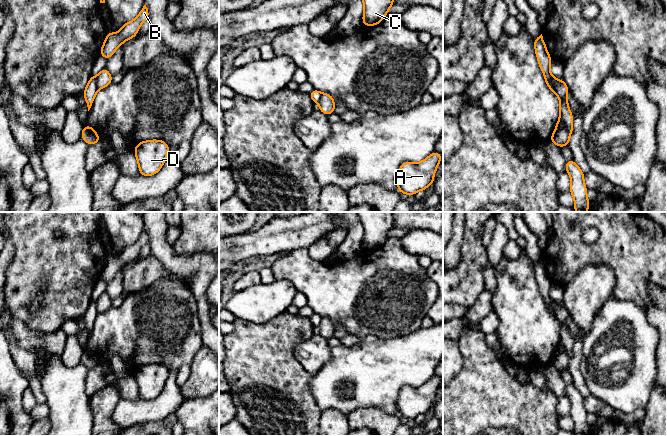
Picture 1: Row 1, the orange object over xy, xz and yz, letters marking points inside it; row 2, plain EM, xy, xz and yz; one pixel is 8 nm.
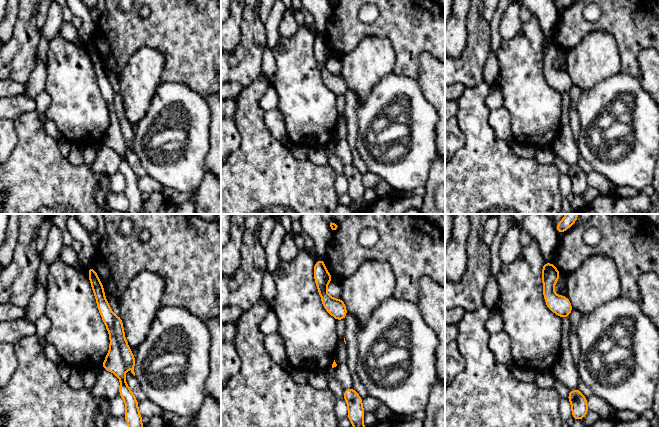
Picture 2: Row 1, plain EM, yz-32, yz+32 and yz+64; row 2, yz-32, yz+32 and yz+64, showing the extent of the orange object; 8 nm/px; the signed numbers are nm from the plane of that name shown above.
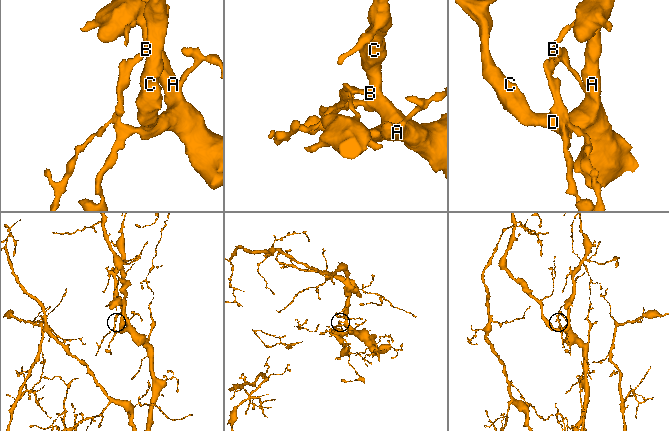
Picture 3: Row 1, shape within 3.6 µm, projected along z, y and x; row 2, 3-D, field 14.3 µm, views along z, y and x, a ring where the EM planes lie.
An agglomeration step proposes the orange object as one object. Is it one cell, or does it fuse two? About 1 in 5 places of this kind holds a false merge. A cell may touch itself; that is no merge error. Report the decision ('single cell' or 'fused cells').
fused cells

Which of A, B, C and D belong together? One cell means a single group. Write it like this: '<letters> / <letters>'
A C D / B

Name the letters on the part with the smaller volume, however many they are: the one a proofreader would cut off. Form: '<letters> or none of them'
B

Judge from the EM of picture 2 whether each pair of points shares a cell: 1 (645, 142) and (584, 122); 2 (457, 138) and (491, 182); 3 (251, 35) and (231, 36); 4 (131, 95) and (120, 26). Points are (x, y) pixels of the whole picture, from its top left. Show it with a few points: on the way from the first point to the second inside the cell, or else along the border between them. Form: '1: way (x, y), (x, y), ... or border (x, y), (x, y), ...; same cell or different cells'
1: way (638, 124), (620, 105), (602, 105); same cell
2: border (458, 122), (464, 137), (464, 145), (455, 154); different cells
3: border (242, 30), (242, 38), (240, 40); different cells
4: border (143, 47), (139, 48), (131, 56), (118, 79); different cells

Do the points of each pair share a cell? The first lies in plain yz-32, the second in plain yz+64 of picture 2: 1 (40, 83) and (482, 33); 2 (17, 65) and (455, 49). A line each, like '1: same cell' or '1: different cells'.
1: different cells
2: different cells

